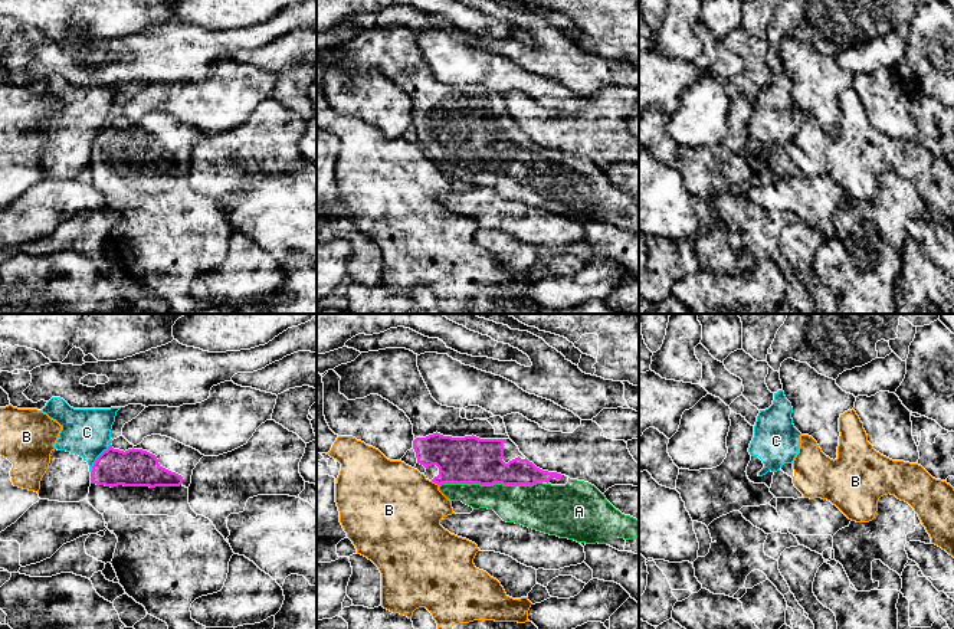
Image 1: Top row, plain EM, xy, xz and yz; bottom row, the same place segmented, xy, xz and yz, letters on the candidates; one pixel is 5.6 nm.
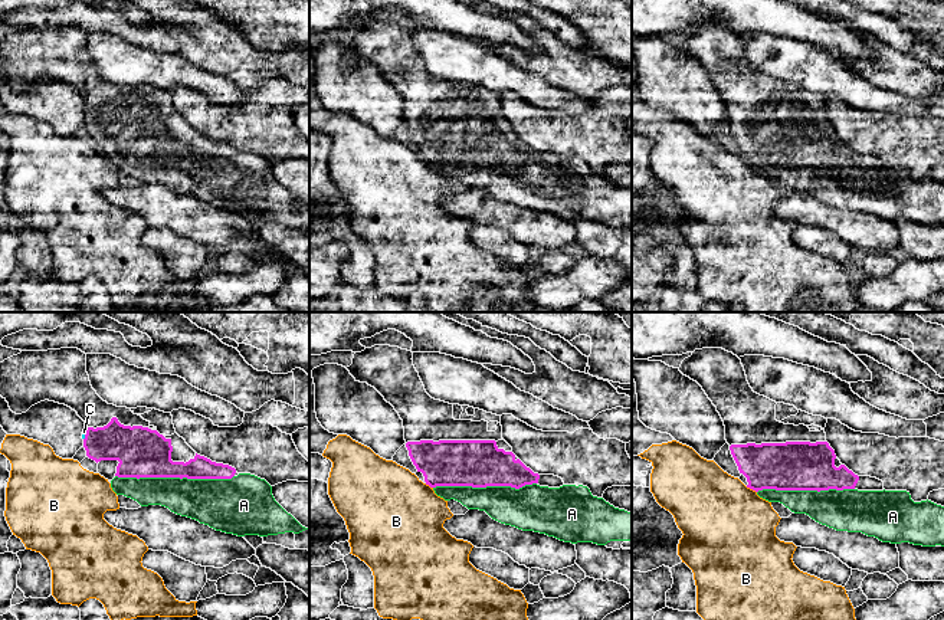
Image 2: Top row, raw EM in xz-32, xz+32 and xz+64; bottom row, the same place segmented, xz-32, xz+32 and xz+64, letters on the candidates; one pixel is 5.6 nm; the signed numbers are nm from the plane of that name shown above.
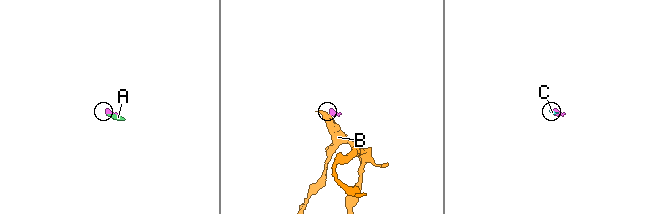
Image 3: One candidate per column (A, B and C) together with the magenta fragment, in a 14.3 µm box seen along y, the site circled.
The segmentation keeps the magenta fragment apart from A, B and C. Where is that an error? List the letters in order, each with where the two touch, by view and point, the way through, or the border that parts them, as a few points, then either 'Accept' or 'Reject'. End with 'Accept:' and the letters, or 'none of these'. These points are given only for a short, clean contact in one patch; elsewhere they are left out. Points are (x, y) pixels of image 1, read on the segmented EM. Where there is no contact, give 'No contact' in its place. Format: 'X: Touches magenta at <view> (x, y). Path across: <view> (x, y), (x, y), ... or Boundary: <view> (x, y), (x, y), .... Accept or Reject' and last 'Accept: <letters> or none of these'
A: Touches magenta at xz (489, 484). Accept
B: Touches magenta at xz (435, 482). Boundary: xz (430, 481), (438, 485). Reject
C: Touches magenta at xy (97, 458). Boundary: xy (110, 444), (94, 462), (91, 472). Reject
Accept: A

